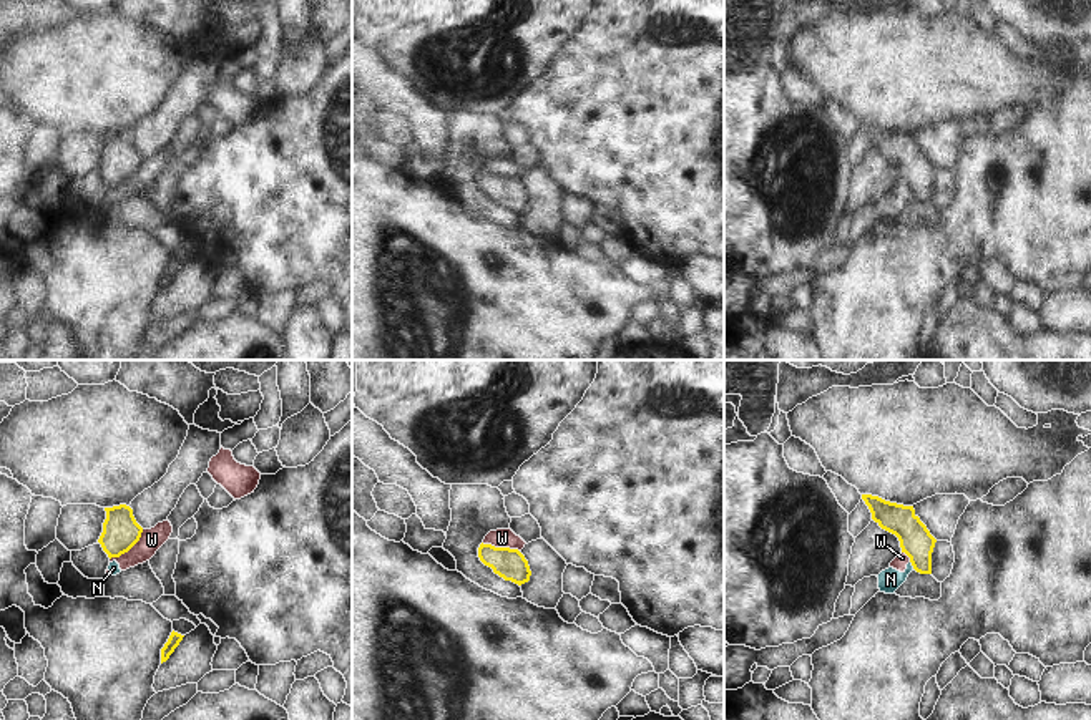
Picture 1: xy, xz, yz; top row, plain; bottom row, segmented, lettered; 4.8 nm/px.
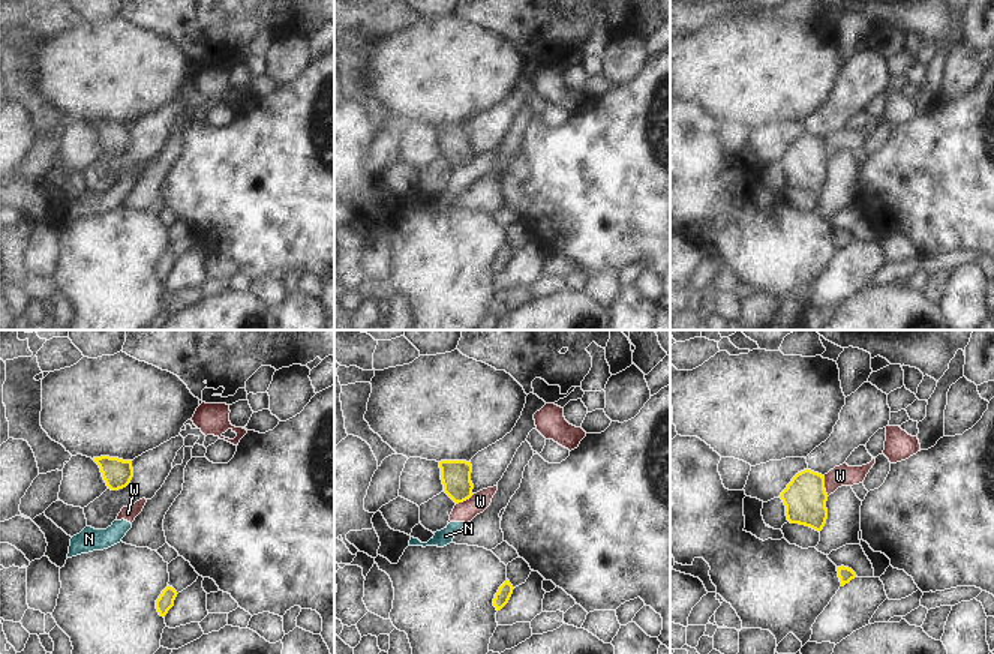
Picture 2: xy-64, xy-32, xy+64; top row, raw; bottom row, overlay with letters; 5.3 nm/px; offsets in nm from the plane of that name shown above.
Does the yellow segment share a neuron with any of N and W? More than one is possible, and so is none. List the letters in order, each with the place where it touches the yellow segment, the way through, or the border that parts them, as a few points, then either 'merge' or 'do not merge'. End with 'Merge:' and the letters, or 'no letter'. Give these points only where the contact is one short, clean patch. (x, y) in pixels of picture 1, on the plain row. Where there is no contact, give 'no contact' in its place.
N: meets yellow in yz at (912, 193); border along yz (910, 189), (915, 198); do not merge
W: meets yellow in xy at (128, 178); border along xy (143, 158), (141, 165), (127, 180), (110, 188); do not merge
Merge: no letter

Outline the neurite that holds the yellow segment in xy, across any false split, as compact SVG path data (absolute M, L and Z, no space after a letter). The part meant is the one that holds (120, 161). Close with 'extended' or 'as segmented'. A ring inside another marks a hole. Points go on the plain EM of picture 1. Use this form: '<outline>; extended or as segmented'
M126 133L105 136L106 148L98 168L108 186L128 181L141 166L143 156L136 151L133 138Z; as segmented

